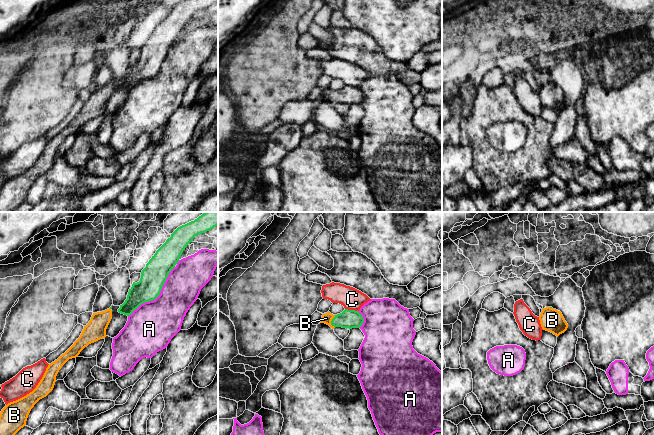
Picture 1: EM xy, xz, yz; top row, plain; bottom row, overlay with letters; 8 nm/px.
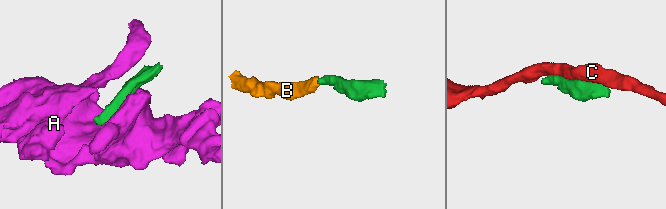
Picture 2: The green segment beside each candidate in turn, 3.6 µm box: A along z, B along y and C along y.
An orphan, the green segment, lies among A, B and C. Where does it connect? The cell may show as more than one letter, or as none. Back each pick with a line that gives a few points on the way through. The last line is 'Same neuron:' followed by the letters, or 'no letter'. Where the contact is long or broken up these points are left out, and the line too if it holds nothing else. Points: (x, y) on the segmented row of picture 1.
B: way xz (350, 319), (331, 321), (326, 318)
Same neuron: B

